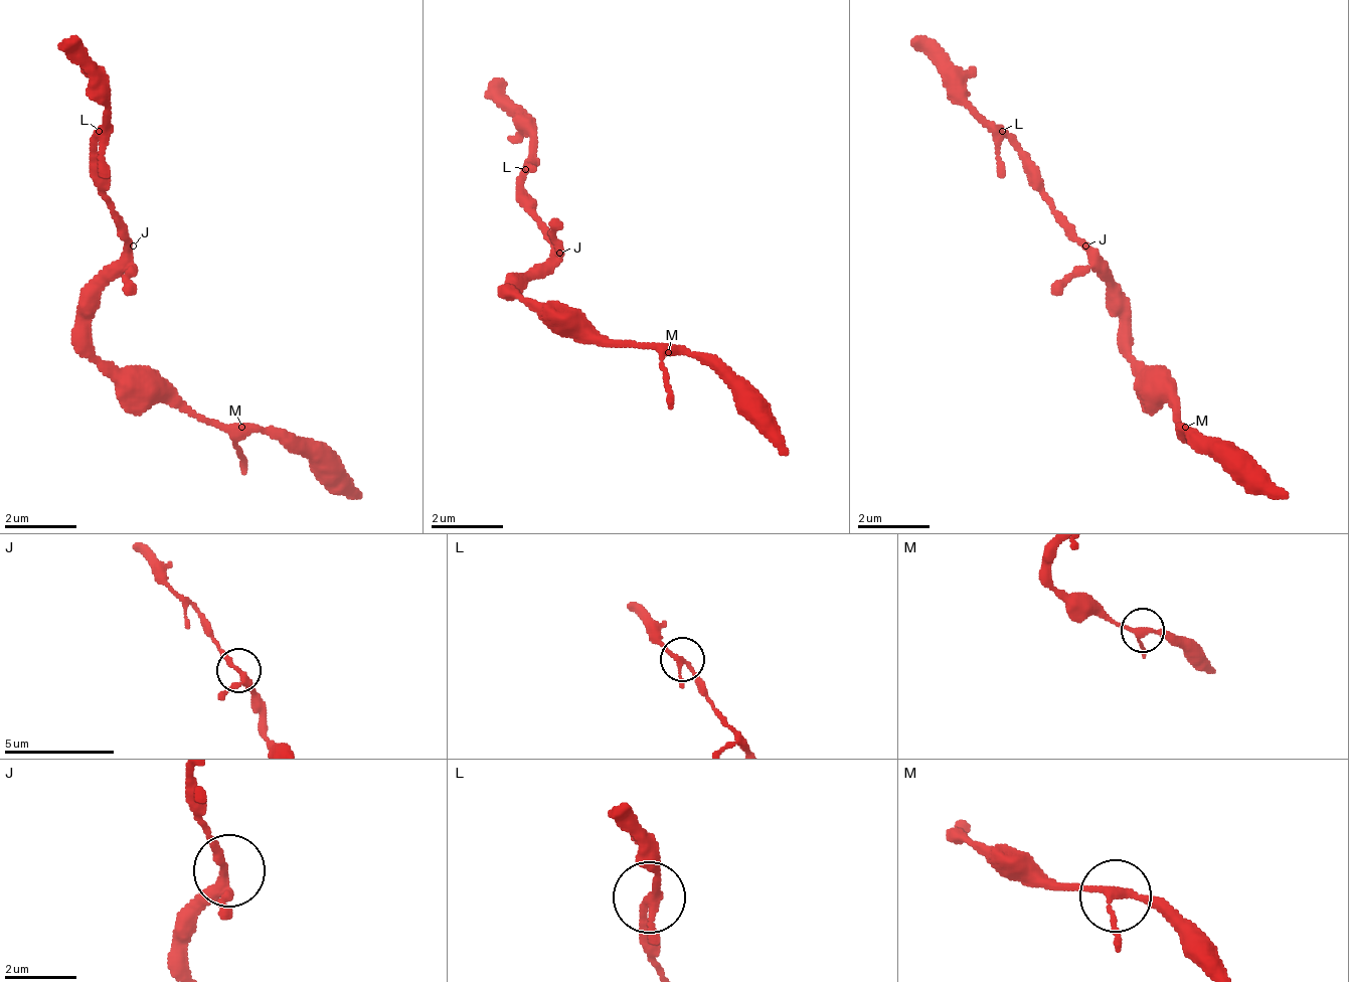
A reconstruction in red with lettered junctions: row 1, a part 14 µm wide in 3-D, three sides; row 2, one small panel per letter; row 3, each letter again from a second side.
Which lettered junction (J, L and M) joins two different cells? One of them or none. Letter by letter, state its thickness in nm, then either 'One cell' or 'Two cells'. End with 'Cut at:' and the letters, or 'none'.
J: Thickness 240 nm. One cell
L: Thickness 190 nm. One cell
M: Thickness 200 nm. One cell
Cut at: none

